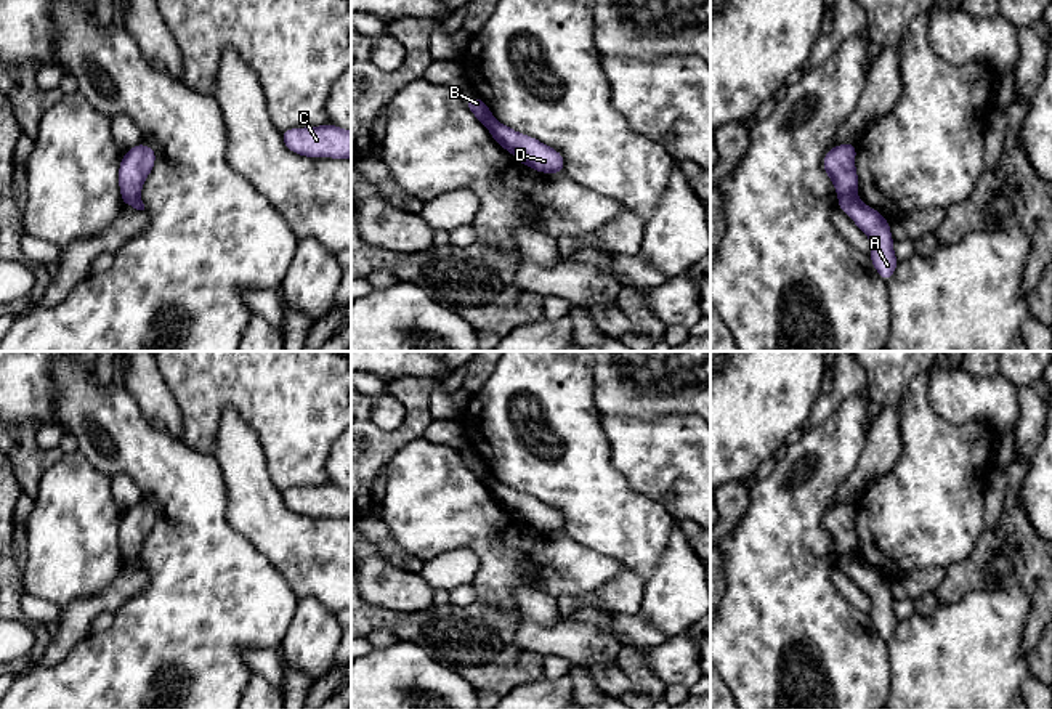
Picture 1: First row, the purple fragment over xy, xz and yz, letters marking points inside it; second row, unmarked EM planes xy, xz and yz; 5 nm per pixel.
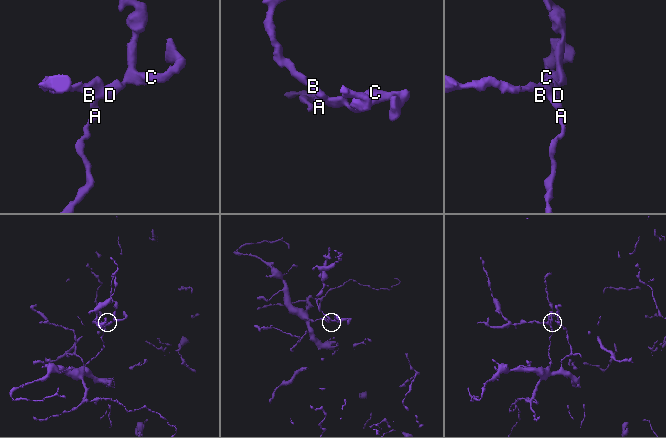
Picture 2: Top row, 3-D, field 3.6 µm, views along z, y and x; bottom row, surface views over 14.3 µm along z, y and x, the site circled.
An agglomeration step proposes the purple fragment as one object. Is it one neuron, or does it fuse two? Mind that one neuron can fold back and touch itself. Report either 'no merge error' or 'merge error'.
merge error

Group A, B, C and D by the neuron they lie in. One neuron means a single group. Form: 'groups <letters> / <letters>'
groups A C D / B

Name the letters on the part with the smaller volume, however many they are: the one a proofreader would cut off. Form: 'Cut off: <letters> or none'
Cut off: B

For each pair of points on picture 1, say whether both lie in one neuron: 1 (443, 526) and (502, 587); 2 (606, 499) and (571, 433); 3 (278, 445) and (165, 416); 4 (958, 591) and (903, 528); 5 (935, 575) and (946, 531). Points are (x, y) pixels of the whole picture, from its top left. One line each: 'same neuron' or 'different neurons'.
1: same neuron
2: same neuron
3: different neurons
4: different neurons
5: different neurons

